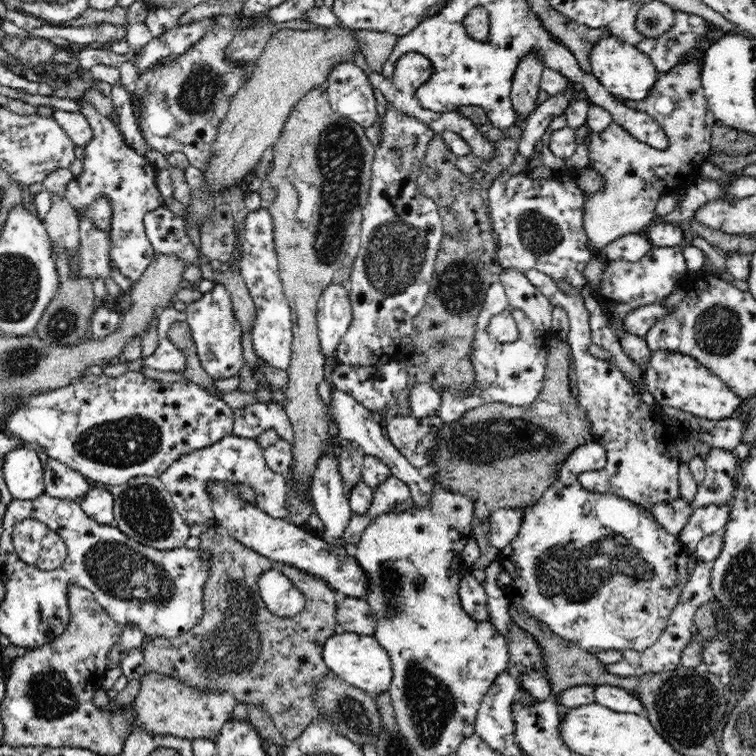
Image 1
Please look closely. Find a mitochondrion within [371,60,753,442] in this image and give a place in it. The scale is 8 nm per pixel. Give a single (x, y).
(718, 329)

